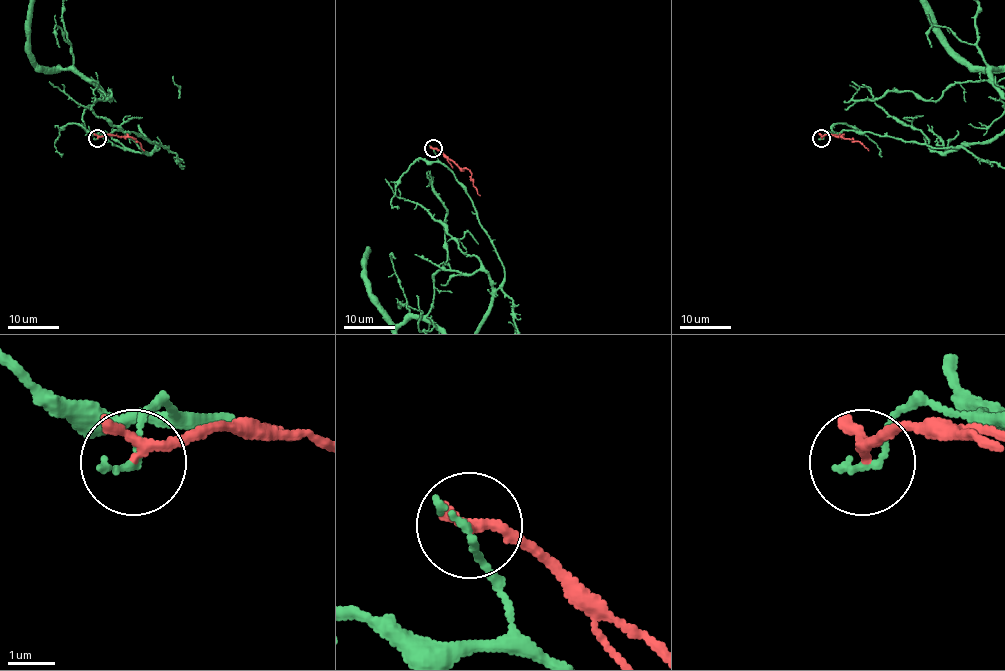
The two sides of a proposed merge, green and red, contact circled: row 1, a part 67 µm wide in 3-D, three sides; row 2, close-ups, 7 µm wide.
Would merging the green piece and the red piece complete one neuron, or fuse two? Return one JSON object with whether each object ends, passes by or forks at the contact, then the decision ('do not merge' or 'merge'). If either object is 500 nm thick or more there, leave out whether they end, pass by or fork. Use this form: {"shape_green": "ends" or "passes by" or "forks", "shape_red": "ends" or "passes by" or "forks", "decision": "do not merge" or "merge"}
{"shape_green": "ends", "shape_red": "passes by", "decision": "do not merge"}

